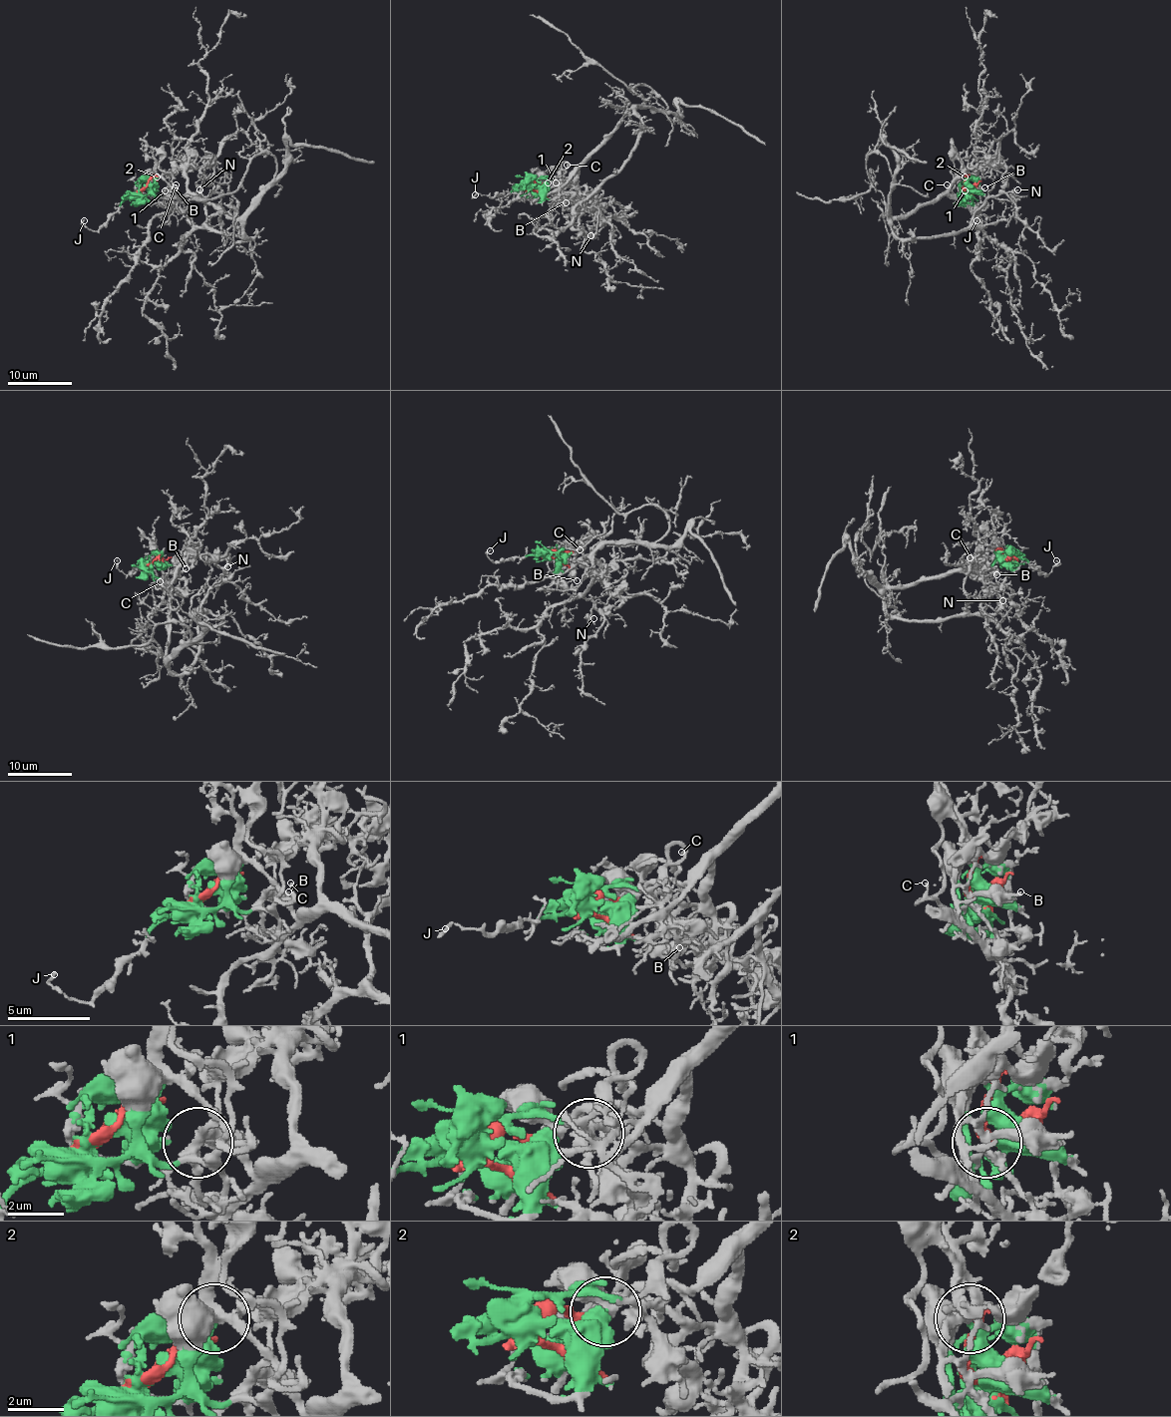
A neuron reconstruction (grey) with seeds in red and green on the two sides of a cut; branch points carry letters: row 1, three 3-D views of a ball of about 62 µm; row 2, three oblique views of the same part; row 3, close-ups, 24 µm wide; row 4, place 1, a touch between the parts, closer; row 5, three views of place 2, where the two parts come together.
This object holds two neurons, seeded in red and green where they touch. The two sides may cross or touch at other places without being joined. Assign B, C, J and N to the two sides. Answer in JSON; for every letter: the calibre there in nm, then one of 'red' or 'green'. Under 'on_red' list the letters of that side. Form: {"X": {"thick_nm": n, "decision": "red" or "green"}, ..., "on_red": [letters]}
{"B": {"thick_nm": 200, "decision": "green"}, "C": {"thick_nm": 130, "decision": "green"}, "J": {"thick_nm": 170, "decision": "green"}, "N": {"thick_nm": 200, "decision": "red"}, "on_red": ["N"]}

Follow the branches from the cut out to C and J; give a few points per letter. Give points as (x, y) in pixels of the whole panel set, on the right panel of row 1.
C: (968, 192), (962, 195), (952, 192), (947, 184)
J: (968, 192), (977, 231), (977, 219)

